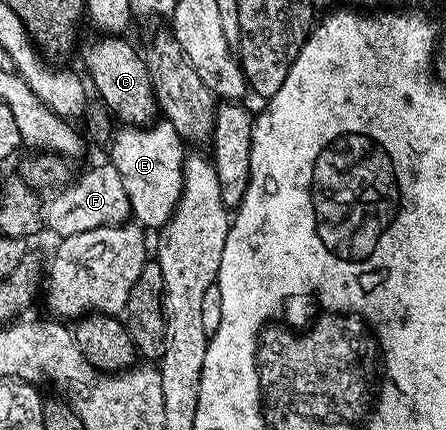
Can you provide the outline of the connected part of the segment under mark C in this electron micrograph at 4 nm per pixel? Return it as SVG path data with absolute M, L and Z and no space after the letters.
M99 36L96 42L83 54L83 62L87 65L86 77L91 77L90 85L99 92L99 98L108 106L106 109L112 115L120 118L120 123L126 126L150 126L159 114L159 105L153 92L153 80L149 80L149 68L145 68L145 60L138 49L134 50L123 36Z

